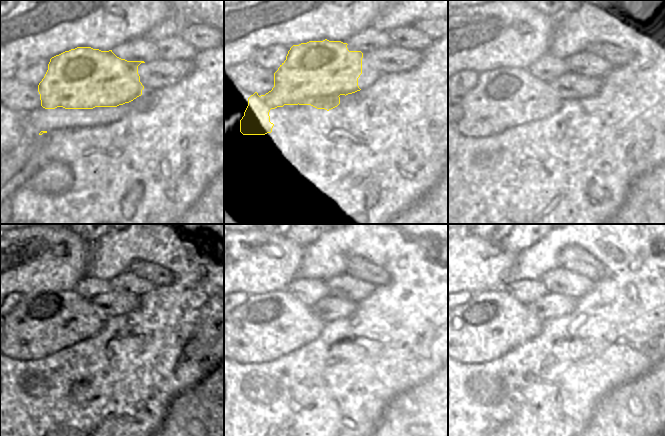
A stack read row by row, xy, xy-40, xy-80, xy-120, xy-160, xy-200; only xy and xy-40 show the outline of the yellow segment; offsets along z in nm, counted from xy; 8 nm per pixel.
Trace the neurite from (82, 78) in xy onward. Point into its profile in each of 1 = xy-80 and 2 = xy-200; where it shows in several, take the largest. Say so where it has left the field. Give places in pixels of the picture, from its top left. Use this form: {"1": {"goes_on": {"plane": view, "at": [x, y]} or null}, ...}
{"1": {"goes_on": {"plane": "xy-80", "at": [506, 97]}}, "2": {"goes_on": {"plane": "xy-200", "at": [492, 323]}}}

